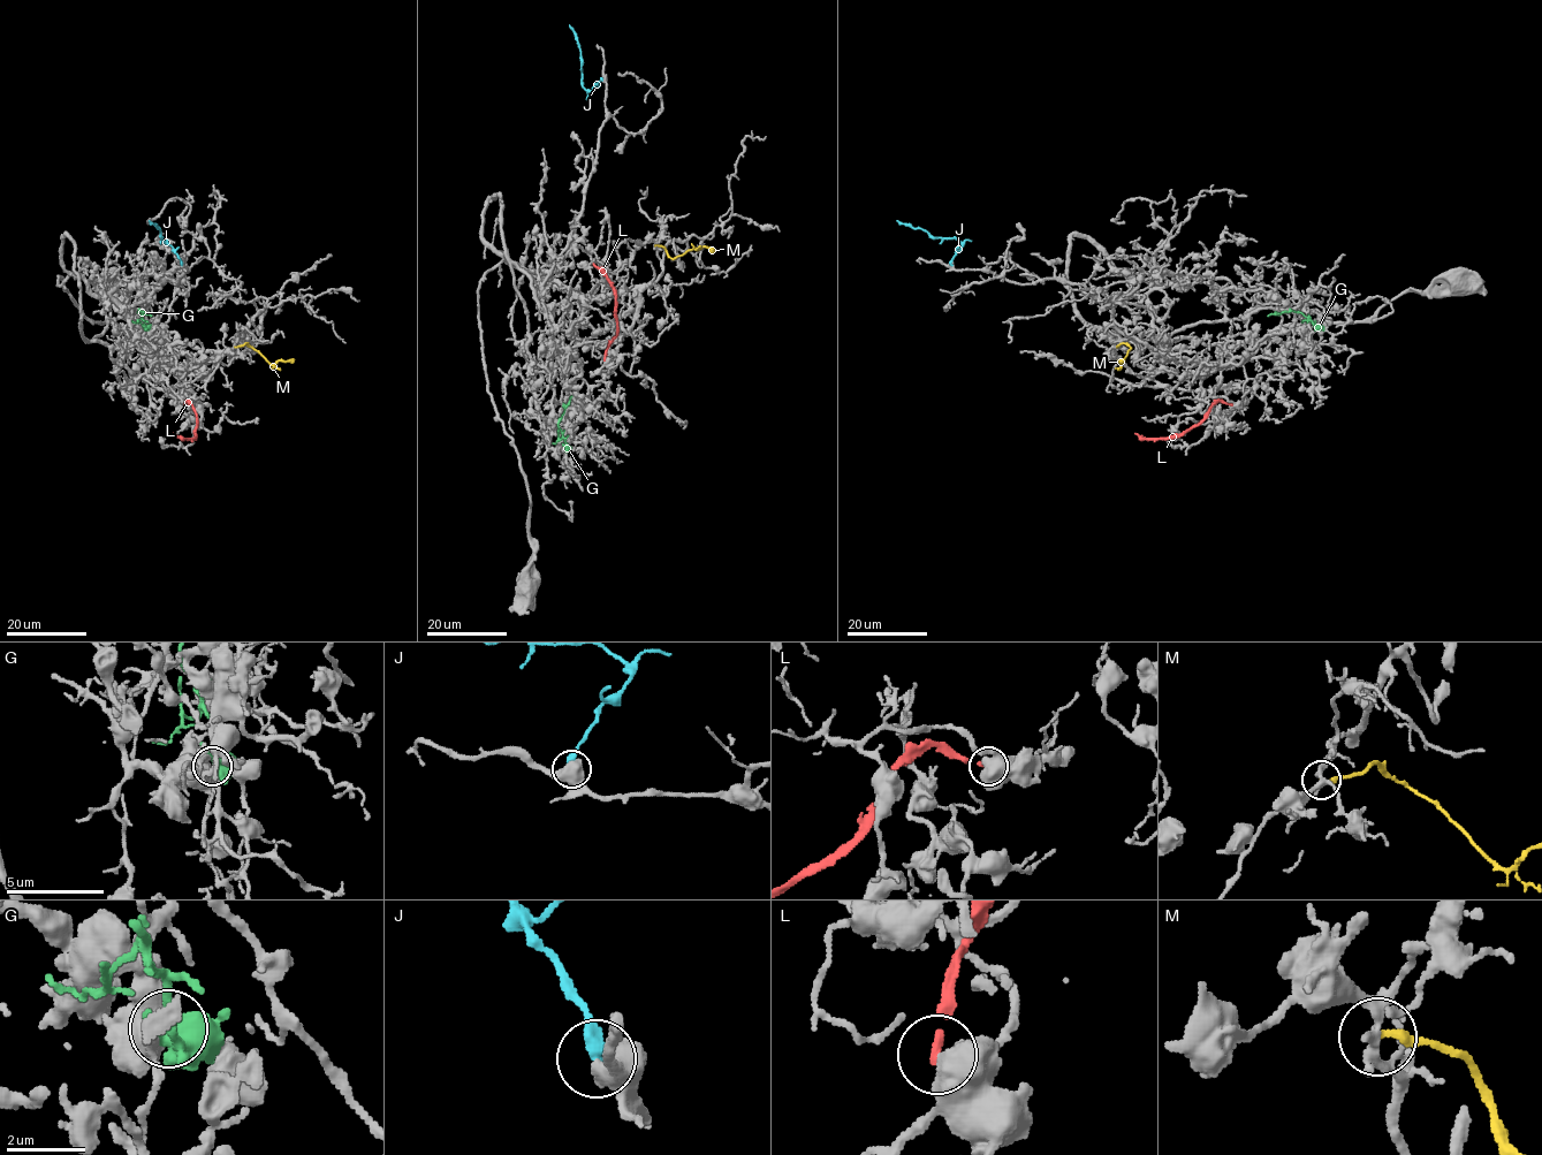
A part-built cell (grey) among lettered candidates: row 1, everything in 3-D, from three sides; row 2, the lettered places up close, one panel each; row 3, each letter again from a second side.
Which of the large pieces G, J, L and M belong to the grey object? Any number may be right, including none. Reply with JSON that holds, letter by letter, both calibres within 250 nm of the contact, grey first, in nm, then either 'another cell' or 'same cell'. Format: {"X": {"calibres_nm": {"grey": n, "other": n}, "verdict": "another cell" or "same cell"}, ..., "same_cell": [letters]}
{"G": {"calibres_nm": {"grey": 500, "other": 460}, "verdict": "another cell"}, "J": {"calibres_nm": {"grey": 400, "other": 360}, "verdict": "another cell"}, "L": {"calibres_nm": {"grey": 750, "other": 220}, "verdict": "another cell"}, "M": {"calibres_nm": {"grey": 280, "other": 220}, "verdict": "another cell"}, "same_cell": []}

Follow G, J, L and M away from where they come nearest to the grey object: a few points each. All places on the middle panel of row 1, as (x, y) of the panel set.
G: (564, 448), (557, 424), (572, 396)
J: (601, 78), (591, 90), (582, 85), (580, 52), (569, 25)
L: (604, 359), (617, 331), (614, 288), (593, 264)
M: (655, 245), (662, 247), (671, 258), (707, 247), (714, 252)

